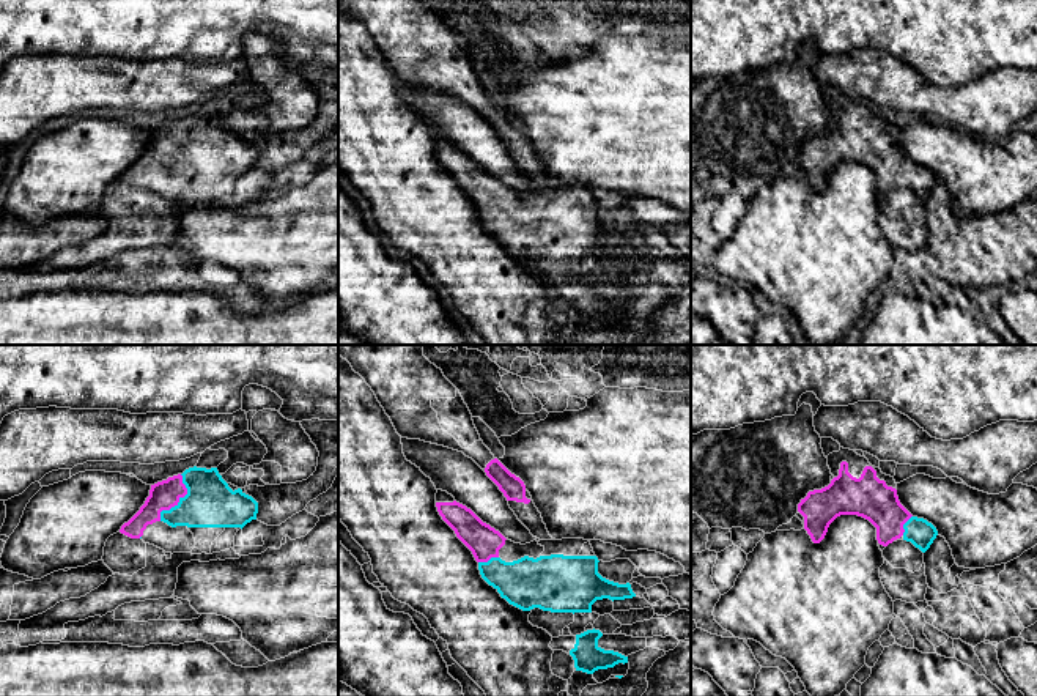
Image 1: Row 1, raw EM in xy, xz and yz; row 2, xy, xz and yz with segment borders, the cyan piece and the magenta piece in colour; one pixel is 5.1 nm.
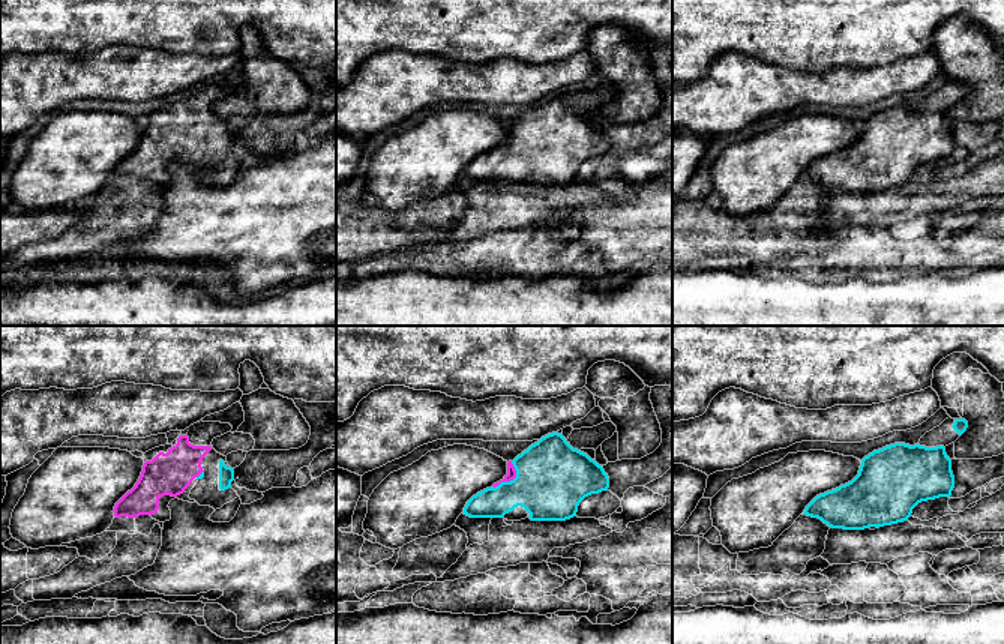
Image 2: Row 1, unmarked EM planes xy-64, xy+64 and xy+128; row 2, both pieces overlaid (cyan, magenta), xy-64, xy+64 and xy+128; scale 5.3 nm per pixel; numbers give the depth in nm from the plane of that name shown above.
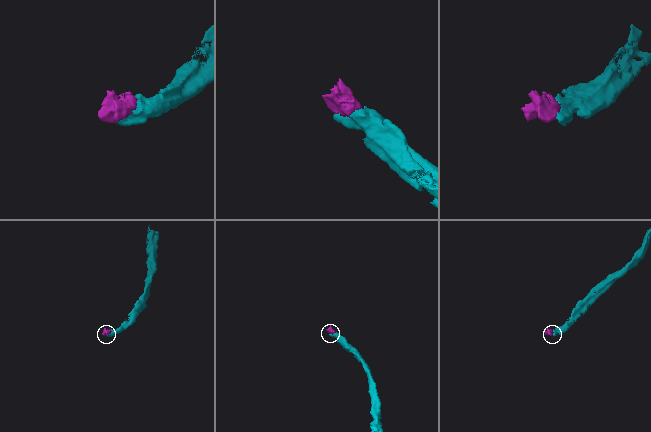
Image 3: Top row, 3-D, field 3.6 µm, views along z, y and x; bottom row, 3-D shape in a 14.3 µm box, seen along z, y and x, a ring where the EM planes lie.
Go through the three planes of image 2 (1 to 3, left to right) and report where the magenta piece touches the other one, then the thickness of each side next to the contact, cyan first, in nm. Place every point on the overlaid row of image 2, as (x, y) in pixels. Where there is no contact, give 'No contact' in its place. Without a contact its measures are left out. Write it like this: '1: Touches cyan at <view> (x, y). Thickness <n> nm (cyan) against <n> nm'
1: Touches cyan at xy-64 (200, 475). Thickness 20 nm (cyan) against 220 nm
2: Touches cyan at xy+64 (511, 481). Thickness 400 nm (cyan) against 50 nm
3: No contact

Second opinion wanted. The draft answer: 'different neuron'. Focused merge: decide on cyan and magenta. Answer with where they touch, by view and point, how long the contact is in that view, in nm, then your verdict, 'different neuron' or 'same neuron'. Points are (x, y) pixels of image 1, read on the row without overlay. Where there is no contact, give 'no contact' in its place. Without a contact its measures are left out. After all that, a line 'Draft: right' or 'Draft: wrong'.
xy (180, 148) | 260 nm | same neuron
Draft: wrong

